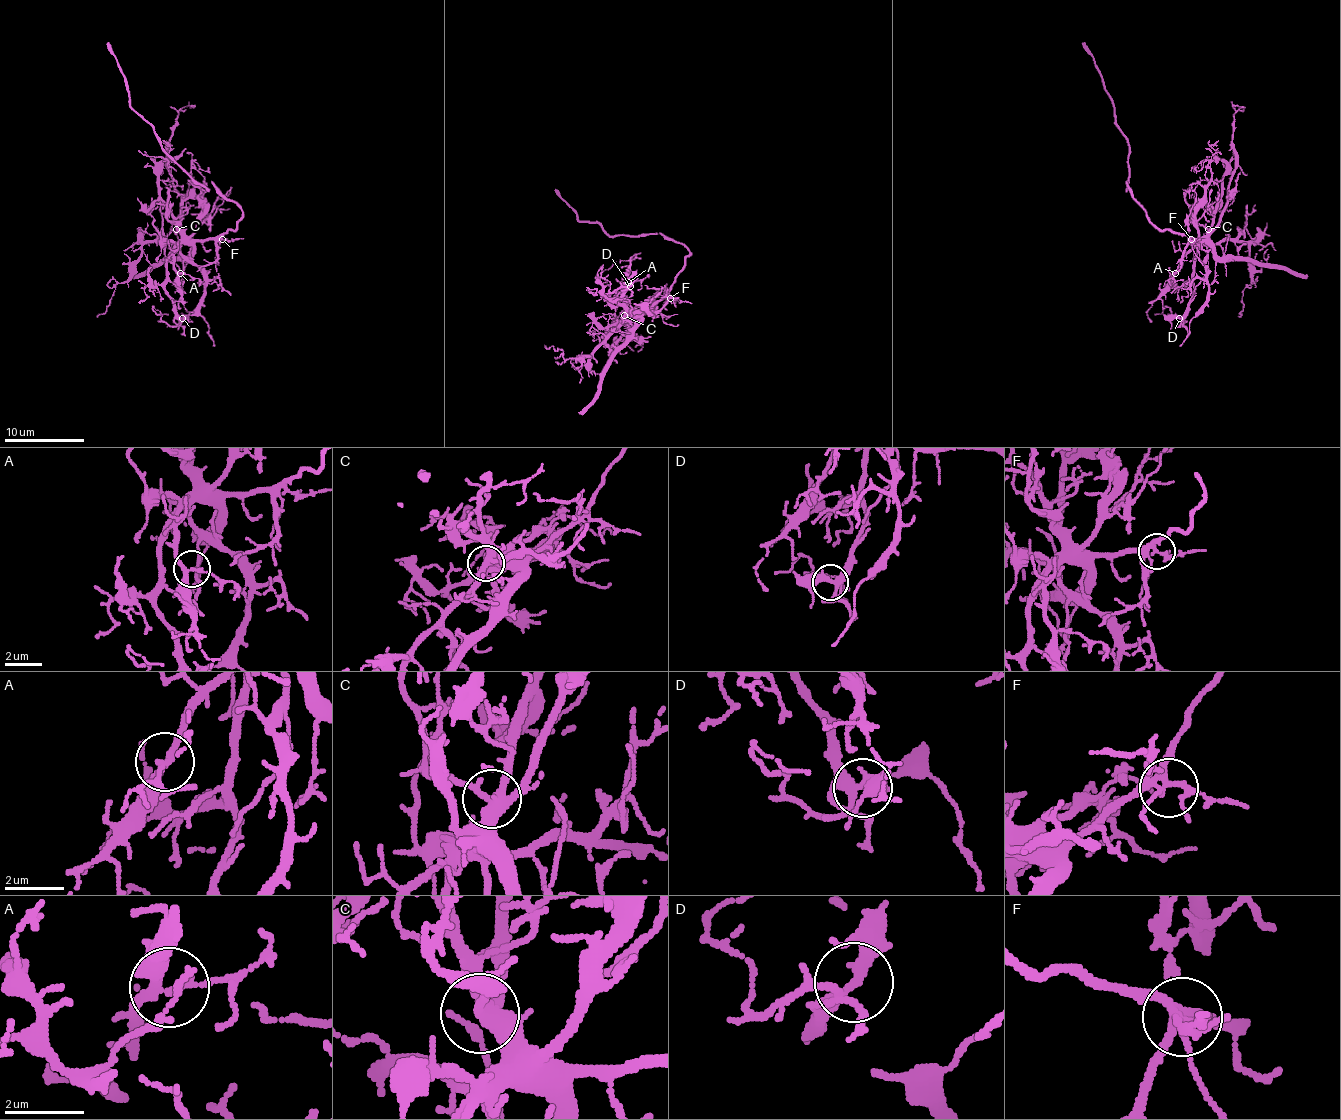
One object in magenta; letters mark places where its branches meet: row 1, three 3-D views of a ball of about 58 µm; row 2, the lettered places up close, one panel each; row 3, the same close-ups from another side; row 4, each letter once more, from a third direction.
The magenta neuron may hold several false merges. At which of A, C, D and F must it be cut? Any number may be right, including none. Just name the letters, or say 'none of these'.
none of these

